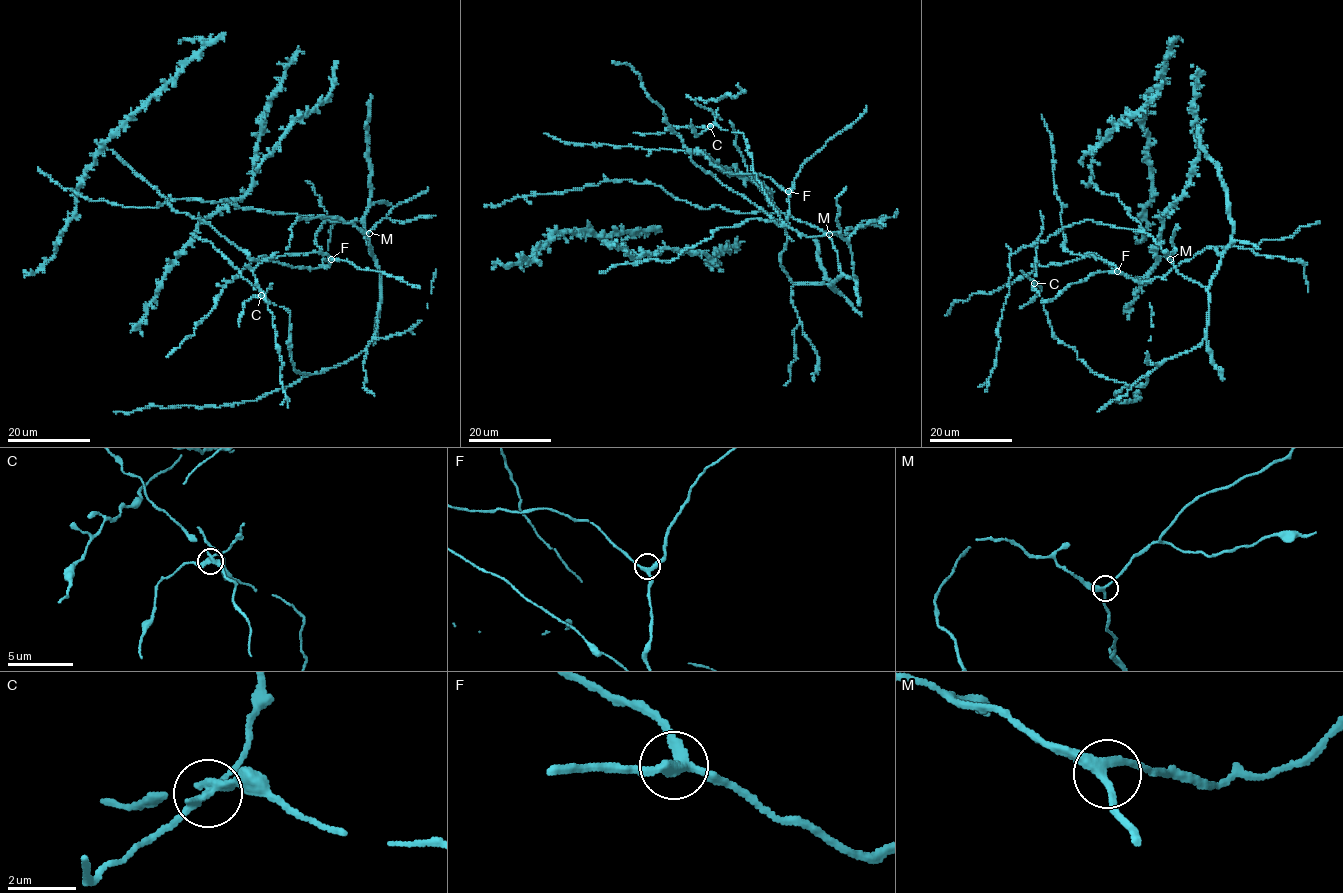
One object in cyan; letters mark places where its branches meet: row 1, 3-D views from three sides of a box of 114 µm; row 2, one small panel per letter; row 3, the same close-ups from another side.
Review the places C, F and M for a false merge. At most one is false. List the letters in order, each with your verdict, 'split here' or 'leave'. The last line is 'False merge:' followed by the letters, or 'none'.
C: split here
F: leave
M: leave
False merge: C

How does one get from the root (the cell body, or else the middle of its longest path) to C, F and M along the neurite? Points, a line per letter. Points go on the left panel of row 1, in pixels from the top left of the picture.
C: (341, 219), (368, 234), (379, 270), (377, 328), (364, 350), (298, 373), (290, 314), (260, 295)
F: (341, 219), (368, 234), (372, 255), (360, 221), (326, 220), (315, 237), (326, 267), (331, 259)
M: (341, 219), (369, 233)

